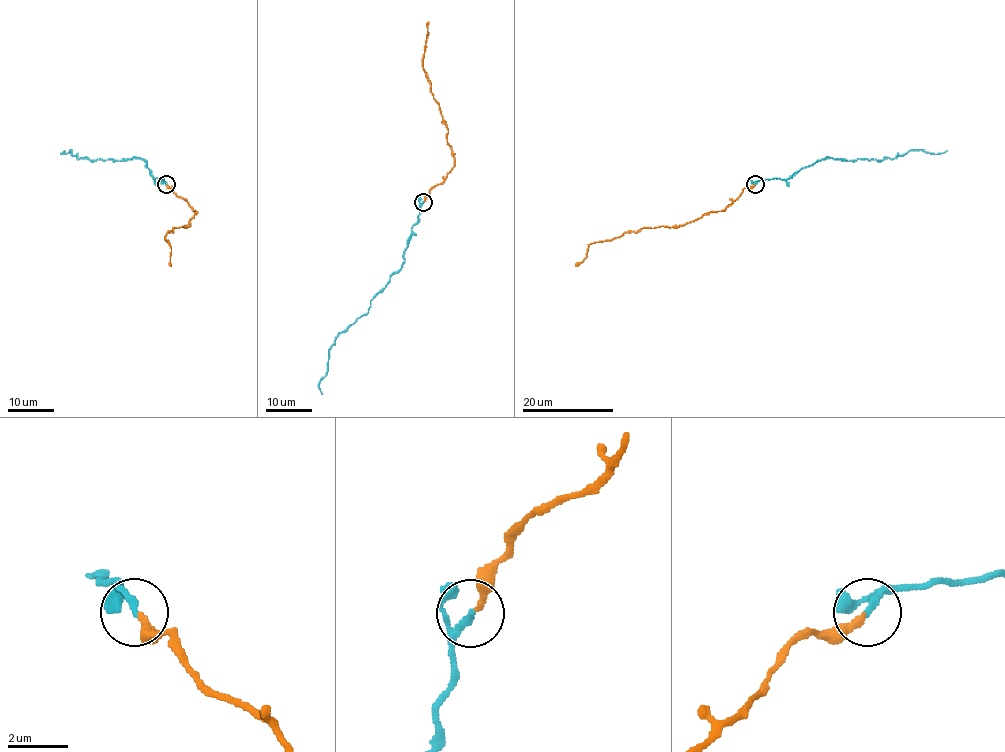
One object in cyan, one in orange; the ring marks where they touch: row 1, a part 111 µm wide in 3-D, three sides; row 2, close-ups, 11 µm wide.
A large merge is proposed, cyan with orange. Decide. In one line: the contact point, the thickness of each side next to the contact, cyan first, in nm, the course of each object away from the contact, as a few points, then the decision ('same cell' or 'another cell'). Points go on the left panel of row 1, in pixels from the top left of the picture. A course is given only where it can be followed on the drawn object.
place (166, 184); calibres 260 and 240 nm; course cyan (165, 184), (160, 178), (154, 179), (144, 160), (77, 158), (71, 149), (61, 154), (65, 150); course orange (166, 184), (196, 211), (188, 226), (173, 228), (165, 235), (171, 247), (171, 266); same cell

